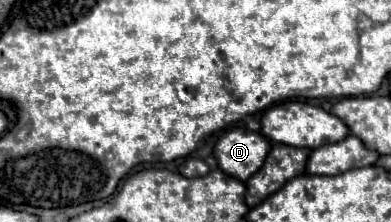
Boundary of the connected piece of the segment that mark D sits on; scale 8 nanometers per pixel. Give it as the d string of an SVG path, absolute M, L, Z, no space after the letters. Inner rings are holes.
M232 129L224 133L214 149L222 171L240 181L248 181L262 167L266 153L270 153L270 141L266 141L262 133L248 129Z

